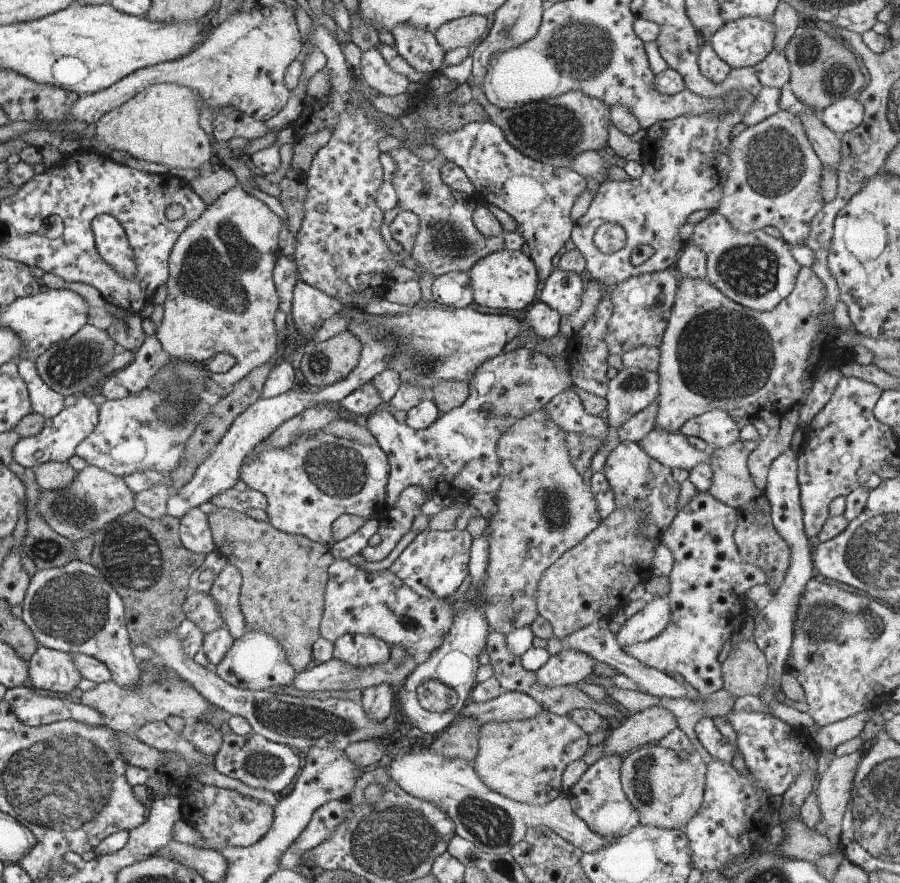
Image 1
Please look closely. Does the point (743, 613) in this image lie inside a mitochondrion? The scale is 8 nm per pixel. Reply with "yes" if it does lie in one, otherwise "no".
no

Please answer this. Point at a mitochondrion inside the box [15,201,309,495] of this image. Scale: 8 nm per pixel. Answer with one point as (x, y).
(212, 266)

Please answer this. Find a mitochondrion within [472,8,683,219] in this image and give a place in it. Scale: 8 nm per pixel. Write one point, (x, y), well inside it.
(581, 50)

